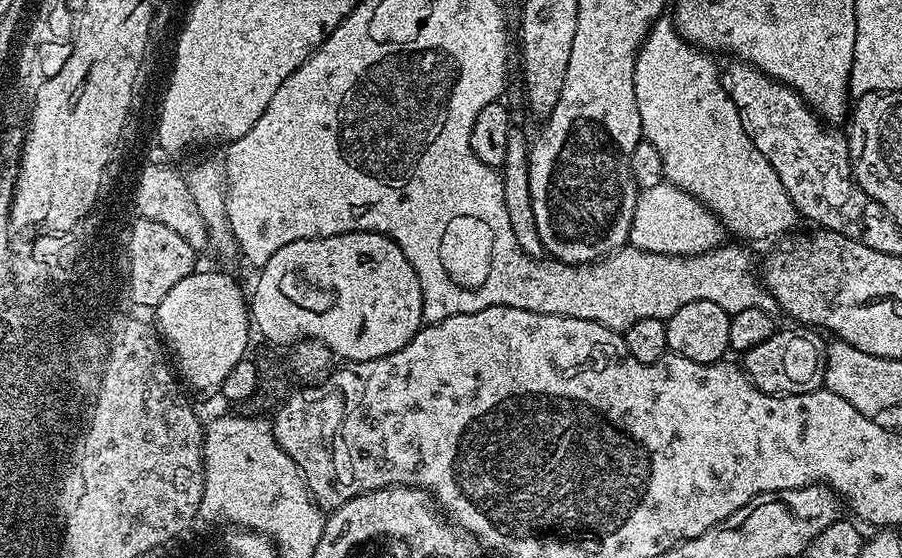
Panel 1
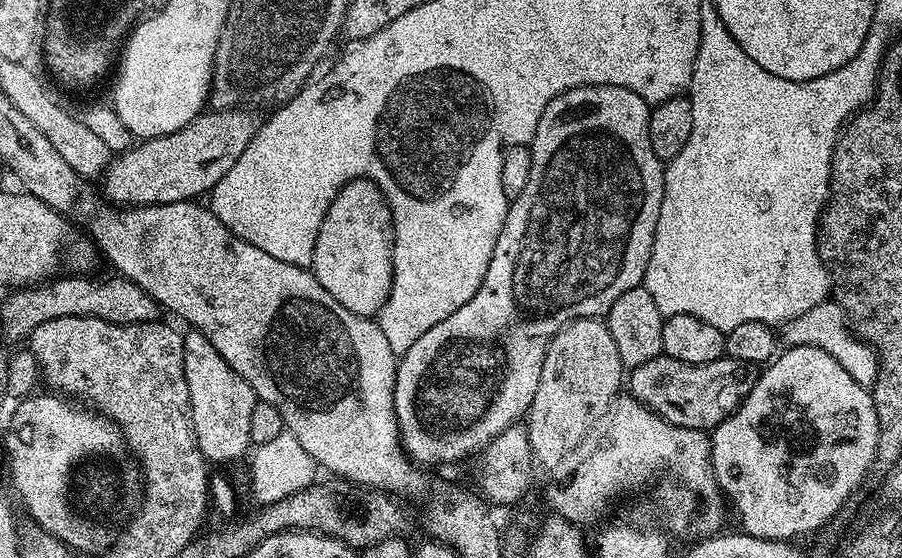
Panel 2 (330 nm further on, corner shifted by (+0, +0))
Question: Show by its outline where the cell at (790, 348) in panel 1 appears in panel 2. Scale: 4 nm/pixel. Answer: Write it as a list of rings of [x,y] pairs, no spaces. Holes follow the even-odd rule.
[[[661,354],[631,369],[626,376],[626,388],[635,400],[674,426],[712,430],[750,394],[757,375],[753,365],[727,354],[721,360],[701,364],[678,362],[678,358]]]

